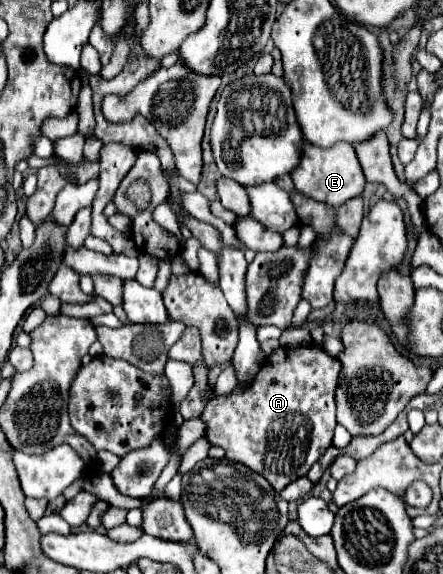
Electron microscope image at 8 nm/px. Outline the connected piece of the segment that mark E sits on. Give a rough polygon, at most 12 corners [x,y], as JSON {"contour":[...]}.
{"contour":[[305,144],[297,192],[333,208],[365,190],[355,148]]}

